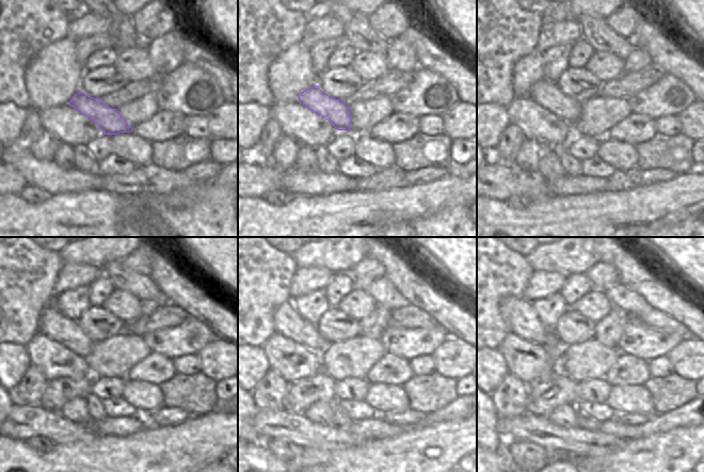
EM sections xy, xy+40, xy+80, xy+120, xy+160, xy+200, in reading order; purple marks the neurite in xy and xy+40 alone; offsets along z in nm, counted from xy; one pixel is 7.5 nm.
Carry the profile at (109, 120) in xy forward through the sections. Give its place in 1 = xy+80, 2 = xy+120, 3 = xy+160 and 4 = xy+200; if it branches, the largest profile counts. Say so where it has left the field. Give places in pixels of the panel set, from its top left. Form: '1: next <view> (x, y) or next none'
1: next xy+80 (545, 93)
2: next xy+120 (51, 321)
3: next xy+160 (287, 321)
4: next xy+200 (521, 318)

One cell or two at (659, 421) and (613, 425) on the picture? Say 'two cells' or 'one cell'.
one cell

